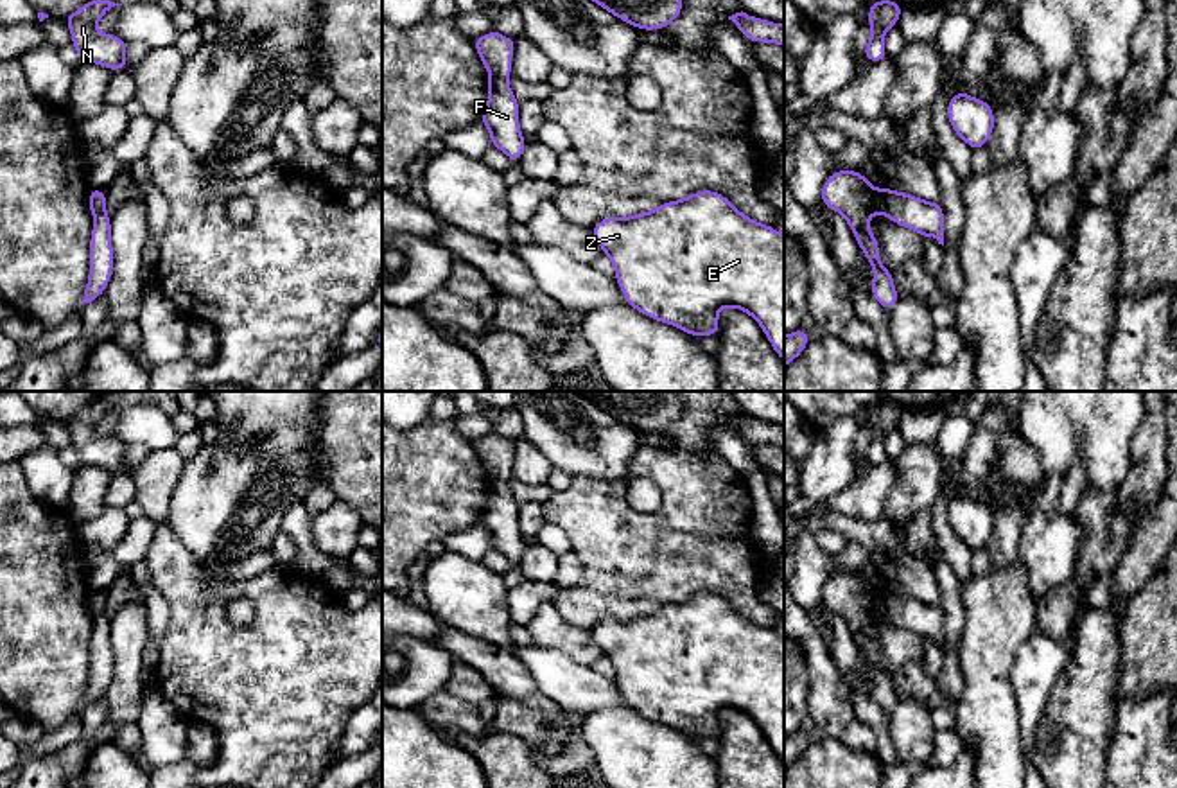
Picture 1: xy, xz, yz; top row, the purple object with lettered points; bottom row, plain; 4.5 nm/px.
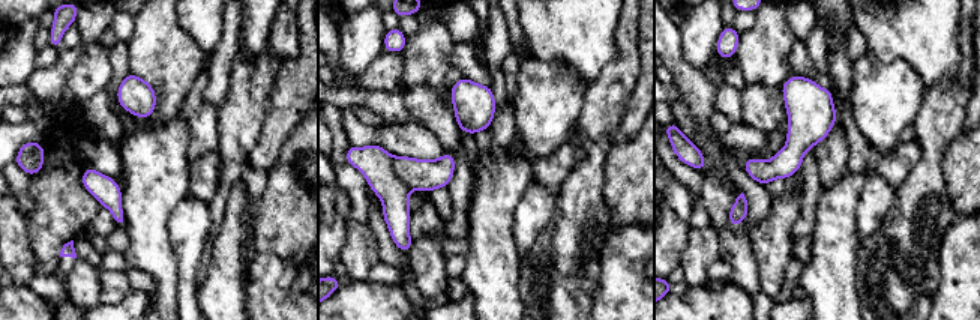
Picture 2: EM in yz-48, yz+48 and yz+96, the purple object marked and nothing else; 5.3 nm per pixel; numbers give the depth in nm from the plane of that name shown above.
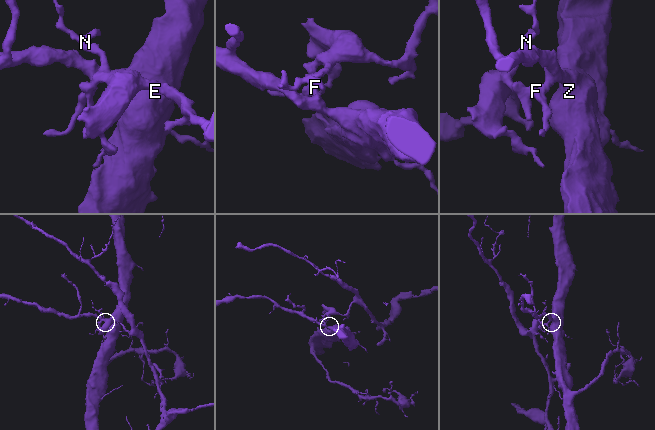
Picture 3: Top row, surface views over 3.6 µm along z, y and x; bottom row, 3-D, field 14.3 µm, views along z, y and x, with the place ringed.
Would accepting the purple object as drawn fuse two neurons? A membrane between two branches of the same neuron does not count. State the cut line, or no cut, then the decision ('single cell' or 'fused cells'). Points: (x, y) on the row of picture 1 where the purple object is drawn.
yz (876, 189), (874, 209) | fused cells

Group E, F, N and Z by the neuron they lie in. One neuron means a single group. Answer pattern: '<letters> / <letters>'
E F Z / N

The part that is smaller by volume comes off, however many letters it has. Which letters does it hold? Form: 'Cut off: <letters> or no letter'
Cut off: N

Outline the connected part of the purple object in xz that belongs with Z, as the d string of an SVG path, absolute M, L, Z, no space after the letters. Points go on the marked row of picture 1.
M698 190L684 199L666 201L651 212L630 217L605 217L590 228L594 241L615 267L624 302L644 316L673 325L693 337L719 336L718 312L736 307L748 312L784 363L784 235L741 214L723 194Z

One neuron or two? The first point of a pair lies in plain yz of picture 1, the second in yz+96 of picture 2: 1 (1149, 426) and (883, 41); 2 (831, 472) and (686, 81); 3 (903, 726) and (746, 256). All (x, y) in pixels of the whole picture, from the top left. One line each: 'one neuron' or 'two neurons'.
1: two neurons
2: two neurons
3: two neurons

